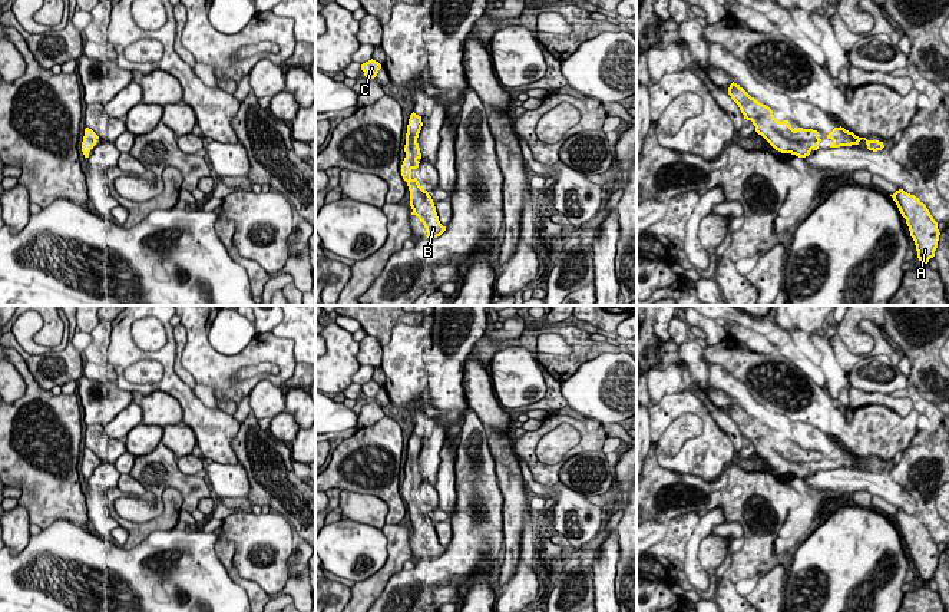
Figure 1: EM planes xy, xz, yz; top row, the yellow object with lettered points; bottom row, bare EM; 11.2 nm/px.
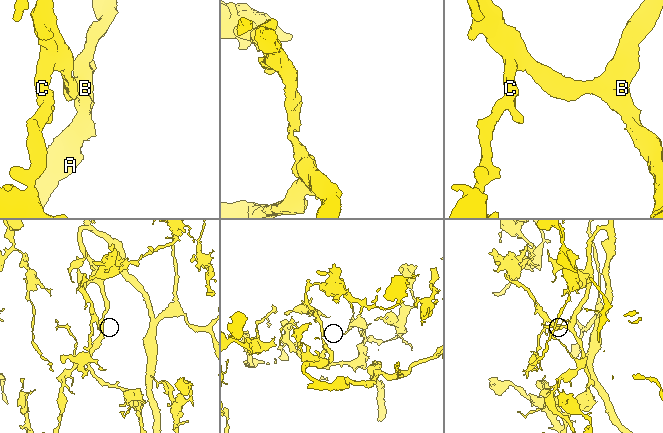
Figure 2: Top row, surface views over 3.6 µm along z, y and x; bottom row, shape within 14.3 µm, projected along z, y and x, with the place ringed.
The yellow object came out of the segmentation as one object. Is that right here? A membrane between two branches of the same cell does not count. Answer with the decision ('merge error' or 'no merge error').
no merge error

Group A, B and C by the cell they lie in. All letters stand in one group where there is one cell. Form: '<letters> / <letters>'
A B C

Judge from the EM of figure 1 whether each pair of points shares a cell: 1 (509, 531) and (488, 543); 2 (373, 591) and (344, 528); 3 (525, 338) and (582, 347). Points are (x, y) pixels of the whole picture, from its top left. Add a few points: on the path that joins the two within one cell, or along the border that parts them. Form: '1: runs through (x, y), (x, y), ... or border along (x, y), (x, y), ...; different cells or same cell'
1: border along (502, 499), (502, 533), (505, 543); different cells
2: border along (386, 549), (386, 562), (376, 572), (356, 582); different cells
3: runs through (539, 330), (555, 328), (568, 333); same cell

